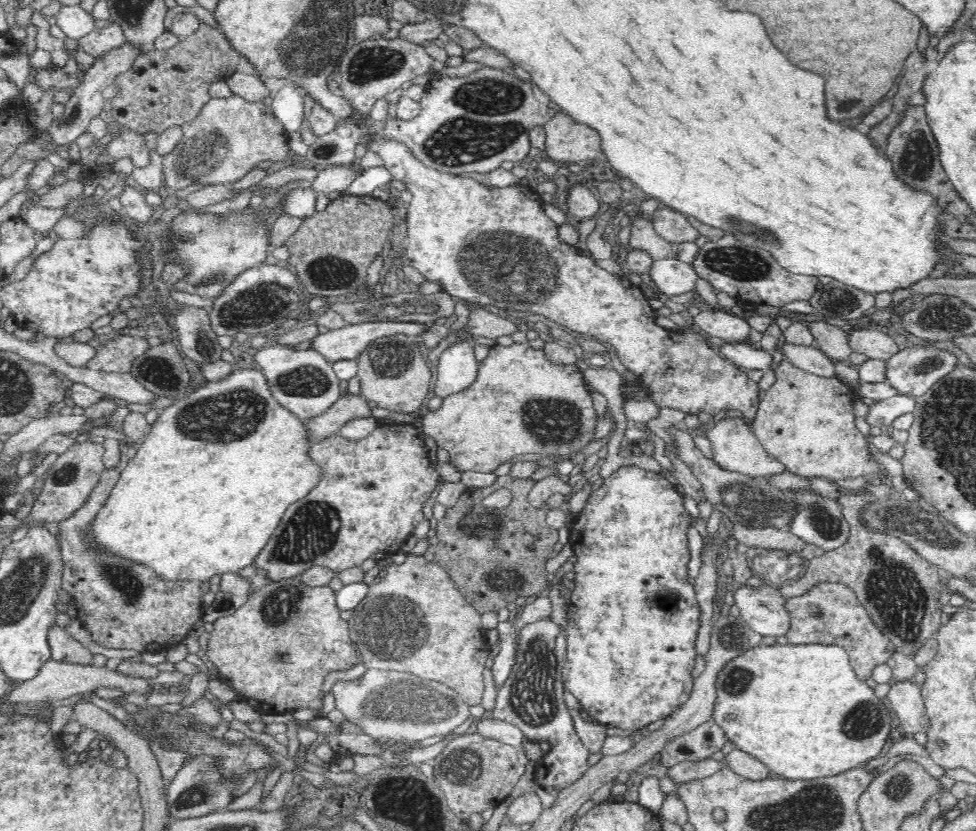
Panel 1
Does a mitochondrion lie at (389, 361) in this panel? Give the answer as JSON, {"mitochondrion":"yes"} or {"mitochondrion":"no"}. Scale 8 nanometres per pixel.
{"mitochondrion":"yes"}

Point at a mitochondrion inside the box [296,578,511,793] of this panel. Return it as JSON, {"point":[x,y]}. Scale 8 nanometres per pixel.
{"point":[390,624]}

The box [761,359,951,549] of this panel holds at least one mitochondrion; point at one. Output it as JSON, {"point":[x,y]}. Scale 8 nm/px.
{"point":[824,521]}

